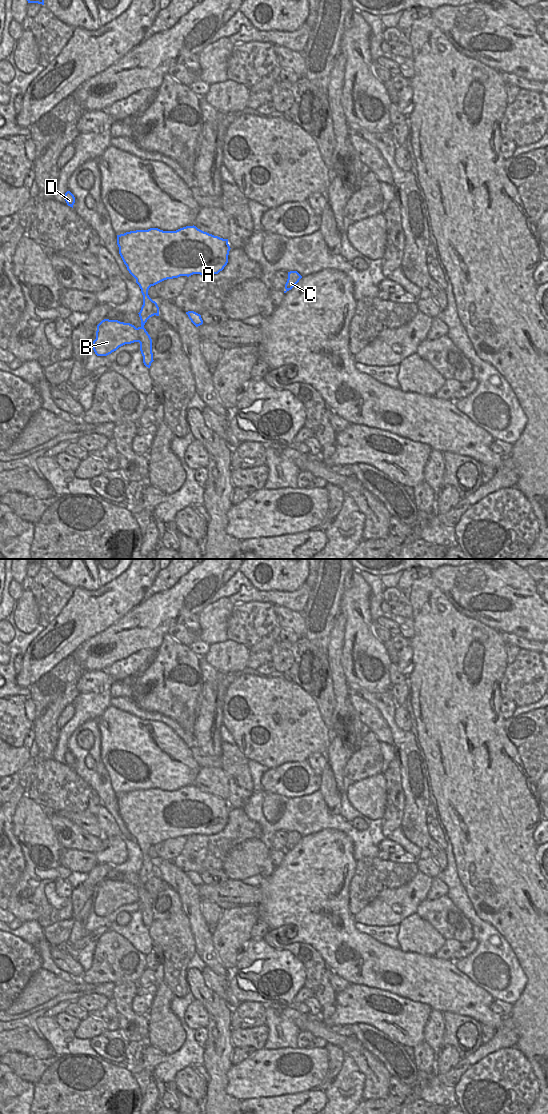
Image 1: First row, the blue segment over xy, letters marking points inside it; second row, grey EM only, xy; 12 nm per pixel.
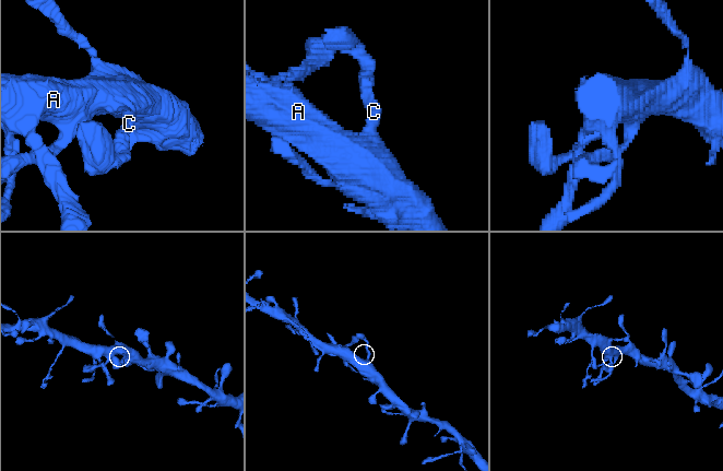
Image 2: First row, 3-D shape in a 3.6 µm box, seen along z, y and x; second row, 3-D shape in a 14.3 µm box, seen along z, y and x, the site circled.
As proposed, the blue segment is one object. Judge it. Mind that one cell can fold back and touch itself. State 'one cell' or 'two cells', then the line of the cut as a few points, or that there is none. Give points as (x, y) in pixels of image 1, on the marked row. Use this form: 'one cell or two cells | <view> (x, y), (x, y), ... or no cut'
one cell | no cut

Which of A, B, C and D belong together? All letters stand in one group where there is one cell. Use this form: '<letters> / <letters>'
A B C D

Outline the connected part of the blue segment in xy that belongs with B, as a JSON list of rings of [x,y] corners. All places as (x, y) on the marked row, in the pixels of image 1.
[[[186,226],[176,231],[163,231],[158,228],[136,230],[117,235],[119,254],[129,273],[136,279],[136,283],[143,295],[143,305],[139,314],[141,326],[136,328],[130,323],[118,320],[104,319],[97,325],[96,339],[93,350],[97,356],[107,356],[125,344],[140,343],[143,363],[150,368],[153,360],[152,339],[144,328],[147,320],[159,316],[159,307],[149,295],[148,290],[164,280],[191,276],[193,274],[214,275],[224,269],[228,263],[230,246],[228,239],[214,236],[198,229],[196,226]]]

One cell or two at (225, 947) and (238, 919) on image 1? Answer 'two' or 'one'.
one

